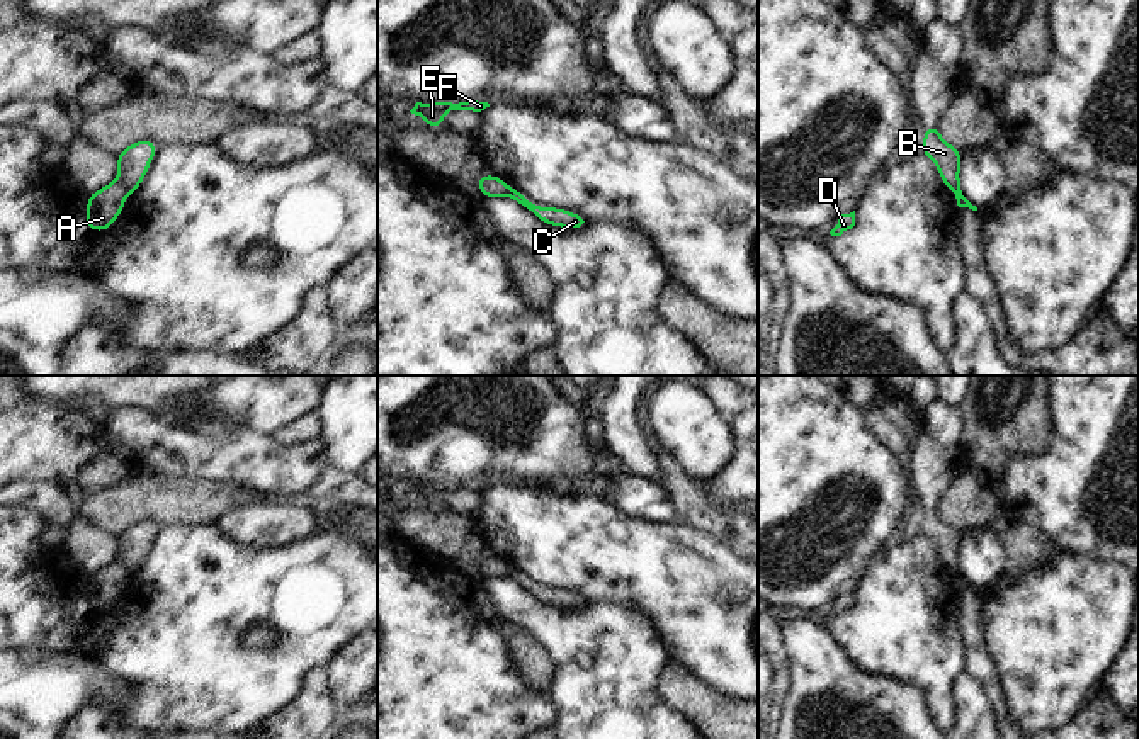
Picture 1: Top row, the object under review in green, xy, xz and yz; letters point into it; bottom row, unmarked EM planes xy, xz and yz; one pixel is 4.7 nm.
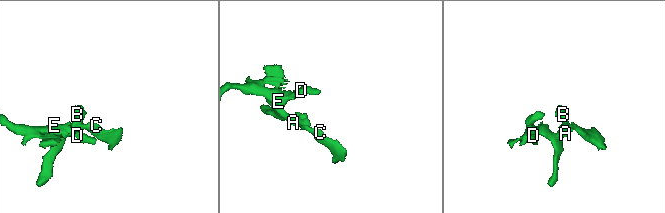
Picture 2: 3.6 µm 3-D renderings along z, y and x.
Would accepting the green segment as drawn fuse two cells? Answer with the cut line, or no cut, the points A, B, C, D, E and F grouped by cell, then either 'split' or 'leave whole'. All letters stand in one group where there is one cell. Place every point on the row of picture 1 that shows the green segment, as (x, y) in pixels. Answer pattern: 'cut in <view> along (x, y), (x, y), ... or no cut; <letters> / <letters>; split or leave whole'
cut in xy along (116, 180), (128, 192); A D E F / B C; split

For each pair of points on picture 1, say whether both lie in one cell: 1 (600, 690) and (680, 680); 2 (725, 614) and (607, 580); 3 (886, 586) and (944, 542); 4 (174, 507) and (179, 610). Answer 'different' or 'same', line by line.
1: different
2: same
3: different
4: different

